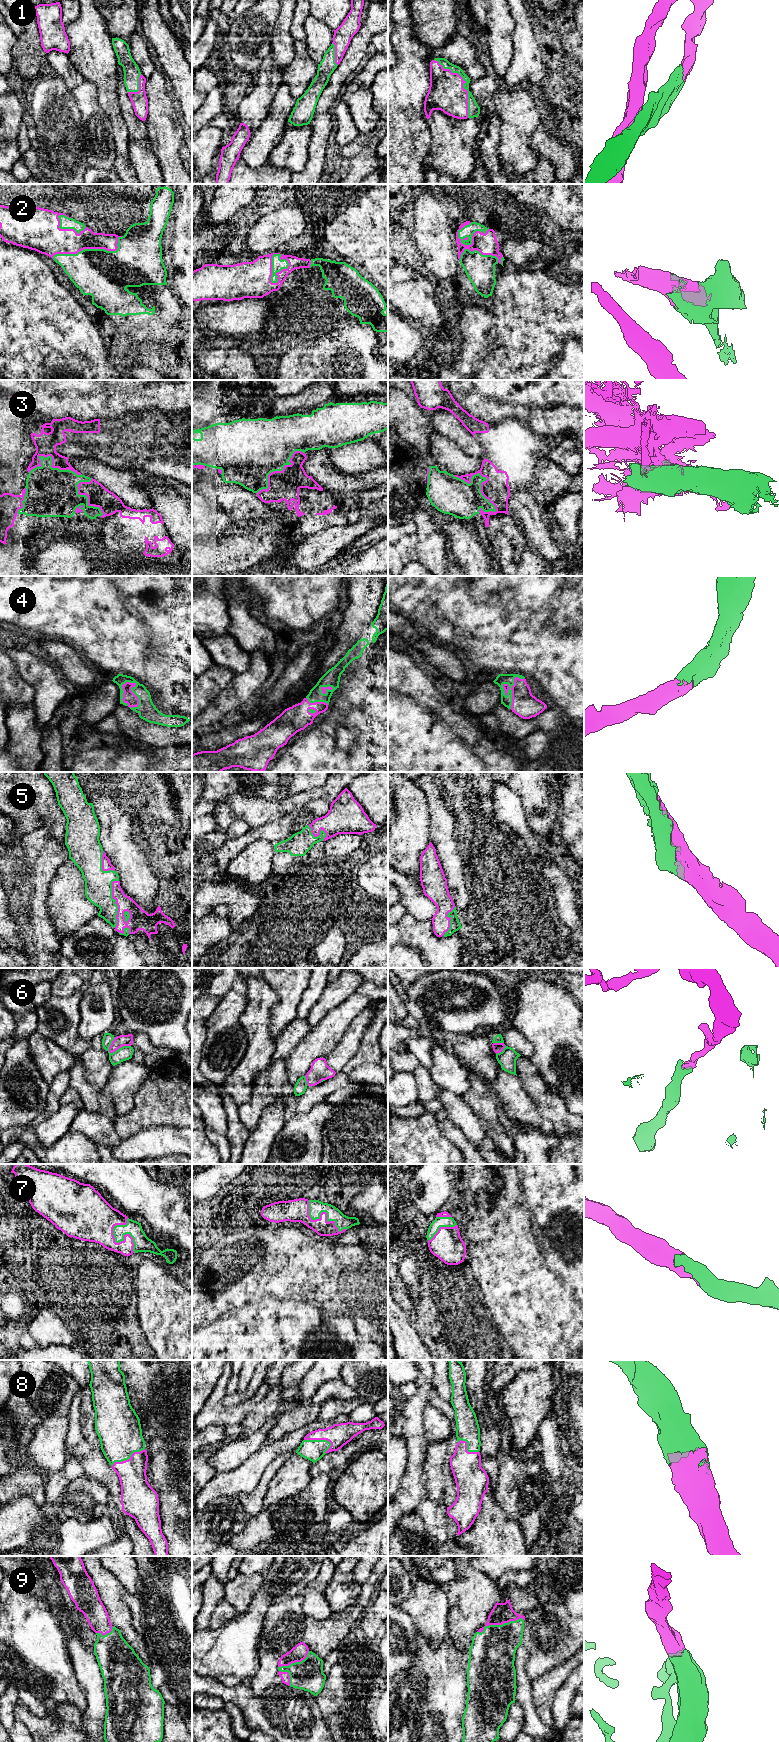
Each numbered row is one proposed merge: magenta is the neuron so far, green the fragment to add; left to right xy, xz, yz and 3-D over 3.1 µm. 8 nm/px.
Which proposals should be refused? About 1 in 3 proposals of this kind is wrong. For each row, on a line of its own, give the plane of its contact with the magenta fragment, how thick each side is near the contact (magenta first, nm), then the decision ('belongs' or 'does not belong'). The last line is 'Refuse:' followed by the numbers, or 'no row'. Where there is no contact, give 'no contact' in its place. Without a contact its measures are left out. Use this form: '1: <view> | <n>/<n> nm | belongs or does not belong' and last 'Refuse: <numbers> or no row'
1: yz | 280/100 nm | belongs
2: xy | 200/400 nm | belongs
3: yz | 200/280 nm | does not belong
4: xy | 100/150 nm | belongs
5: xy | 160/220 nm | belongs
6: xy | 100/120 nm | does not belong
7: xy | 340/140 nm | belongs
8: xz | 180/170 nm | belongs
9: yz | 160/360 nm | belongs
Refuse: 3, 6

